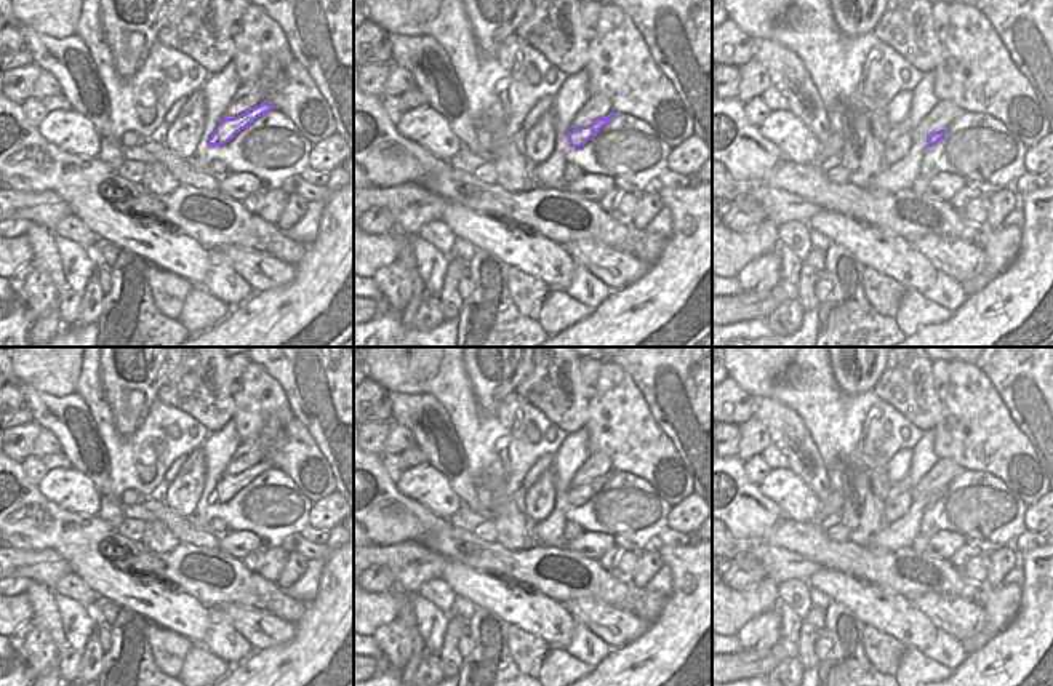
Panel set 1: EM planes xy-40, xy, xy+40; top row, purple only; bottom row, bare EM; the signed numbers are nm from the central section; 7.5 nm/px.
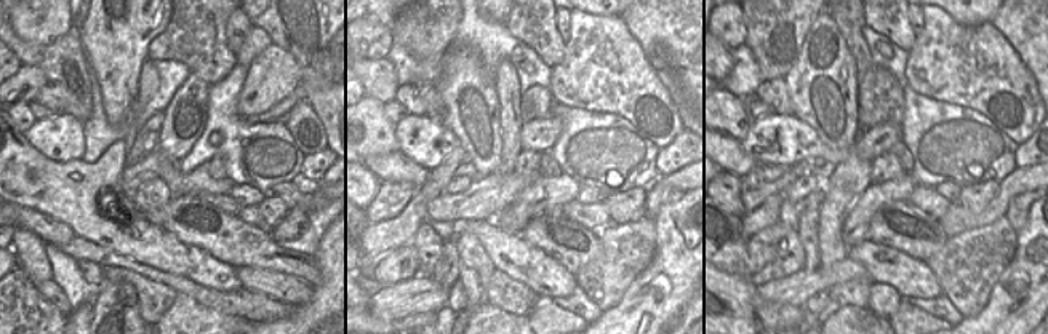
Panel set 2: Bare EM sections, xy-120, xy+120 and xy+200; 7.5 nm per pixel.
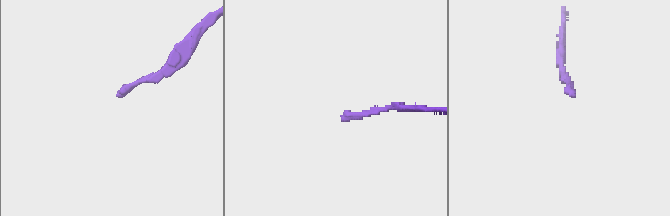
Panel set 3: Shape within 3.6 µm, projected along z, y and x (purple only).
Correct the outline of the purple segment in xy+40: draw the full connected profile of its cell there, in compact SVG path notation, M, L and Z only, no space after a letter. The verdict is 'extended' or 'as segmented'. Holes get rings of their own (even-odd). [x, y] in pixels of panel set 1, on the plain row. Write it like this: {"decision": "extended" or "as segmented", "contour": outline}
{"decision": "extended", "contour": "M946 488L933 489L922 499L914 497L912 507L901 520L885 524L867 544L867 548L874 553L887 553L909 547L915 536L920 534L920 521L923 520L925 510L938 502L946 493Z"}

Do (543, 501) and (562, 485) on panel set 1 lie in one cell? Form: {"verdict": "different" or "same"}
{"verdict": "different"}

